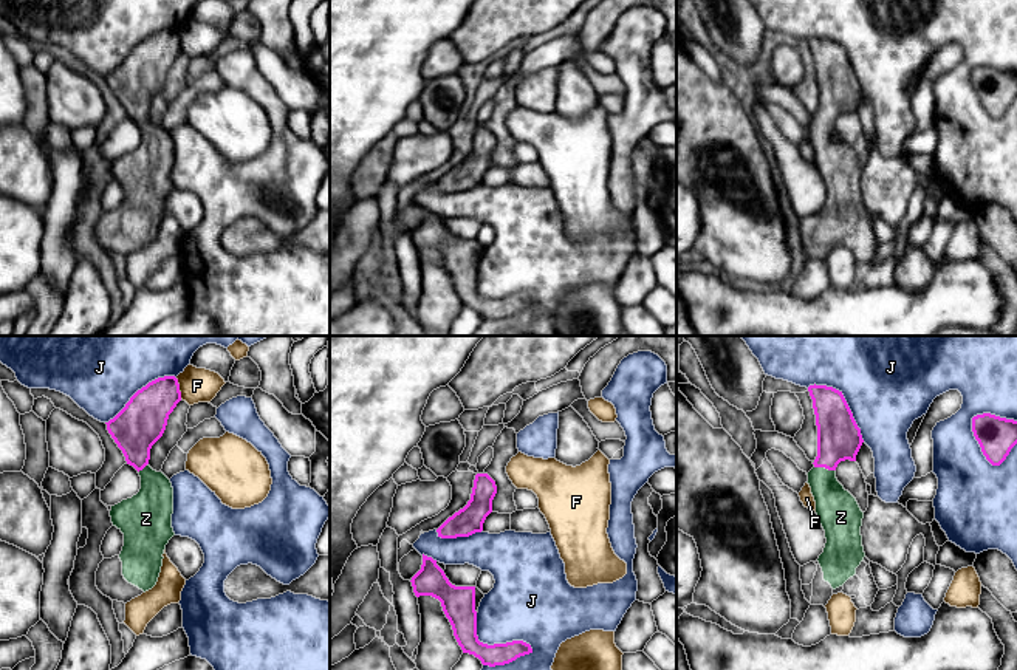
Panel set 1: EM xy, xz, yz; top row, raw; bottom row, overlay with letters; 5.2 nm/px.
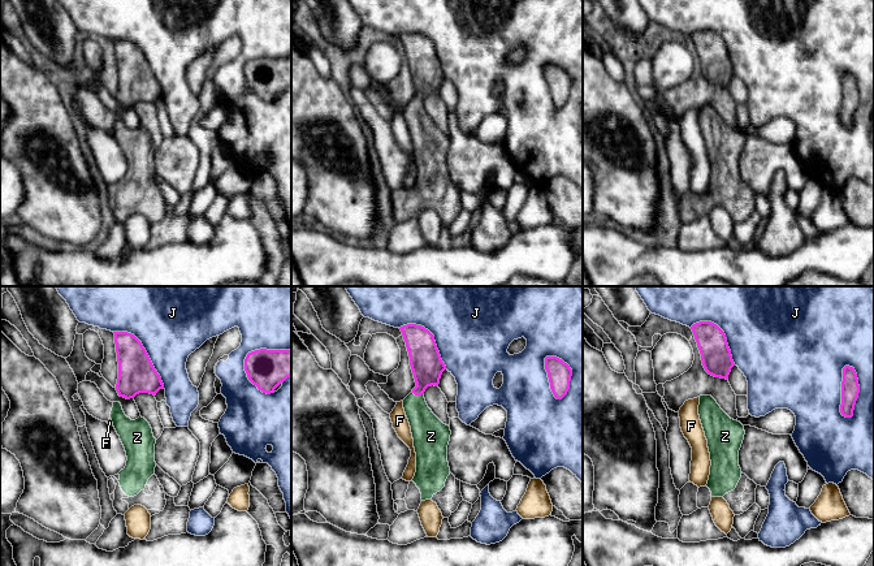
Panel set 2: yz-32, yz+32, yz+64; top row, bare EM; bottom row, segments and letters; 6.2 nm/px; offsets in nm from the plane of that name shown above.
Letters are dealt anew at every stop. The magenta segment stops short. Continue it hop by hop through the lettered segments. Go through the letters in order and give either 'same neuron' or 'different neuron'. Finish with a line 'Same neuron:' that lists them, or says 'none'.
F: different neuron
J: different neuron
Z: same neuron
Same neuron: Z

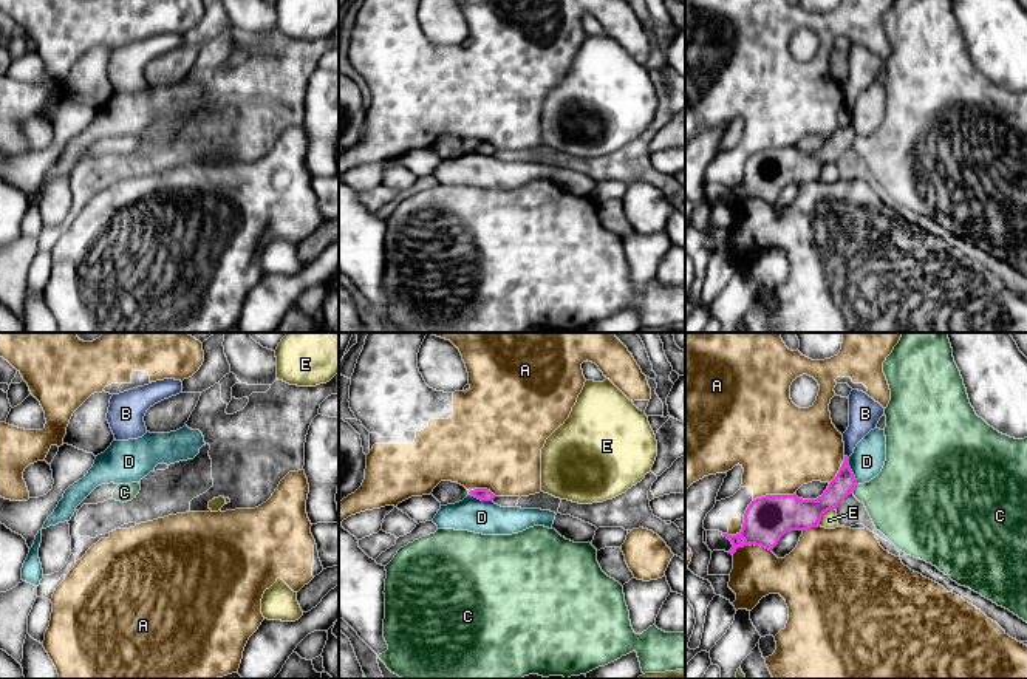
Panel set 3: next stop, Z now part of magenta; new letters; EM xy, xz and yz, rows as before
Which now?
A: different neuron
B: different neuron
C: different neuron
D: different neuron
E: different neuron
Same neuron: none

